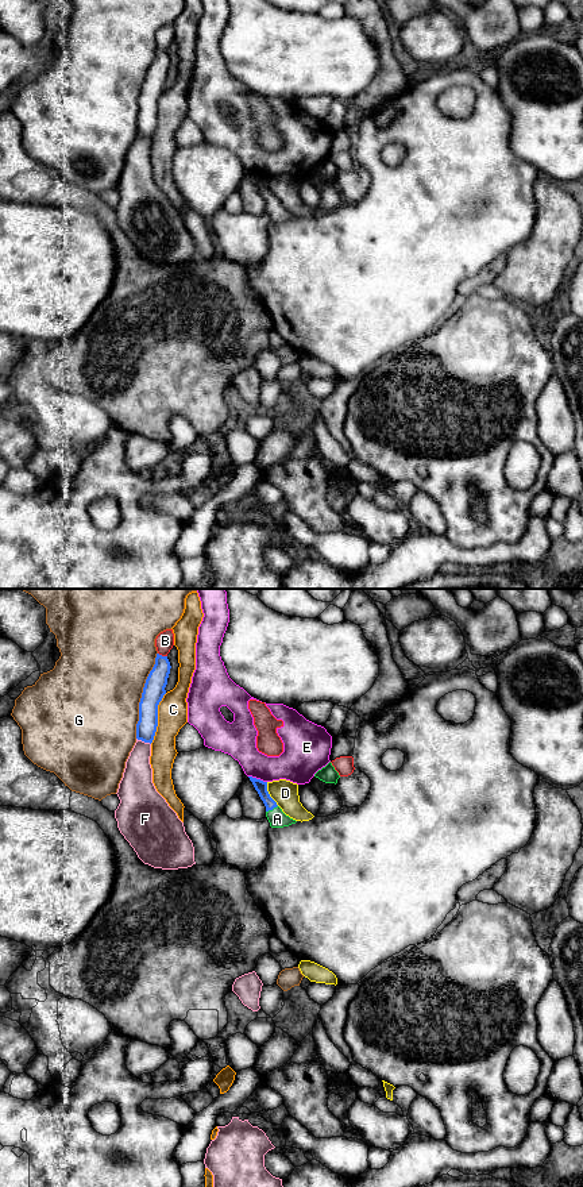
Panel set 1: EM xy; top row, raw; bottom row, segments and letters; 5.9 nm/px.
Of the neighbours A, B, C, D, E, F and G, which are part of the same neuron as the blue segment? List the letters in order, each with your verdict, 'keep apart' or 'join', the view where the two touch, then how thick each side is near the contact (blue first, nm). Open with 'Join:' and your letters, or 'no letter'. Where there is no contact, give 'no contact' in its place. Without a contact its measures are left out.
Join: A
A: join; contact in xy; calibres 70 and 110 nm
B: keep apart; contact in xy; calibres 130 and 110 nm
C: keep apart; contact in xy; calibres 130 and 180 nm
D: keep apart; contact in xy; calibres 70 and 160 nm
E: keep apart; contact in xy; calibres 70 and 220 nm
F: keep apart; contact in xy; calibres 120 and 180 nm
G: keep apart; contact in xy; calibres 130 and 480 nm

